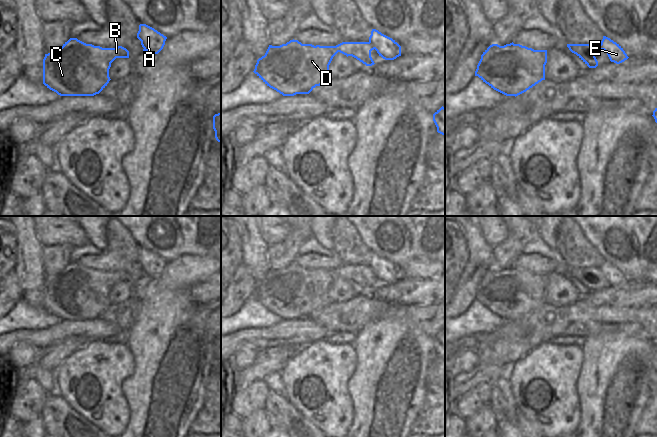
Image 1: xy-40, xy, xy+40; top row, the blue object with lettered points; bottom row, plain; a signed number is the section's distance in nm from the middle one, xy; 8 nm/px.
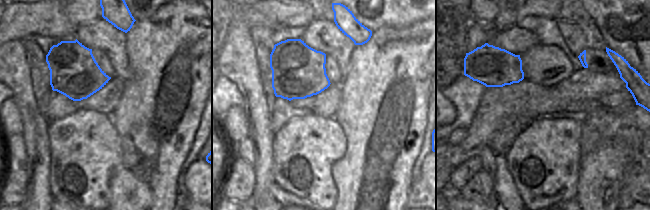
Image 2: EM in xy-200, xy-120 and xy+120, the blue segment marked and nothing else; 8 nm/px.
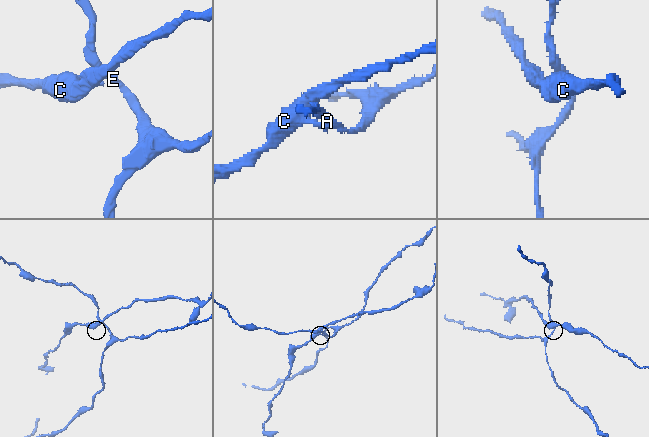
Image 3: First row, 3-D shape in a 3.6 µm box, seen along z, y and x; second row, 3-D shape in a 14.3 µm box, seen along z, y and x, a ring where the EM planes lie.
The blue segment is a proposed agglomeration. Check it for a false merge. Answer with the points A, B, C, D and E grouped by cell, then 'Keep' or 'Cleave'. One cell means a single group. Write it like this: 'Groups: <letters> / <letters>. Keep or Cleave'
Groups: A E / B C D. Cleave.

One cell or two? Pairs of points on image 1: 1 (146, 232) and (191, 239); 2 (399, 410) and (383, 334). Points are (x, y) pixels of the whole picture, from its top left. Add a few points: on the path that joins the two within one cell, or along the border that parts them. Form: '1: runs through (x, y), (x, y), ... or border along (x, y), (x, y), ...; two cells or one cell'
1: runs through (157, 232), (180, 233); one cell
2: runs through (389, 391), (388, 353); one cell

